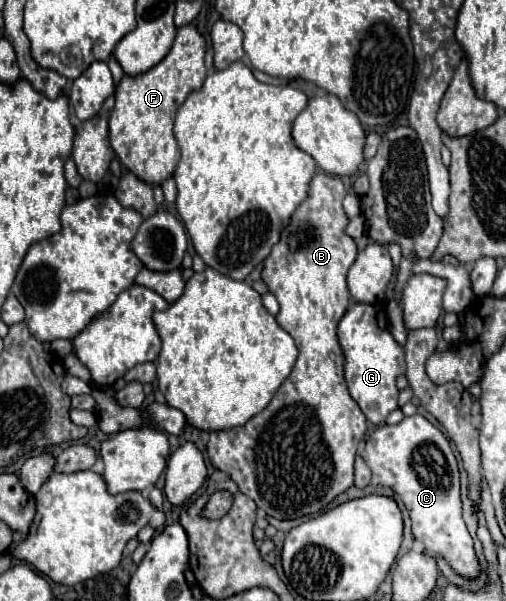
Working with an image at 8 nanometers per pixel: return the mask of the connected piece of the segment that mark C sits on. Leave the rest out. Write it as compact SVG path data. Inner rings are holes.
M414 414L396 426L378 426L360 452L372 470L372 484L398 494L412 520L412 536L424 542L424 552L442 556L452 570L468 580L482 576L482 566L474 550L474 540L462 518L460 472L446 436L424 416Z

